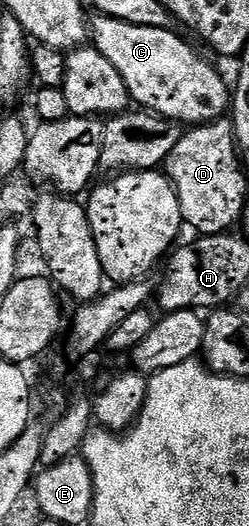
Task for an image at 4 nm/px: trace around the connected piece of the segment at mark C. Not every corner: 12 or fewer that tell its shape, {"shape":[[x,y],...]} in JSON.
{"shape":[[103,16],[93,49],[139,107],[190,128],[232,90],[173,29]]}

